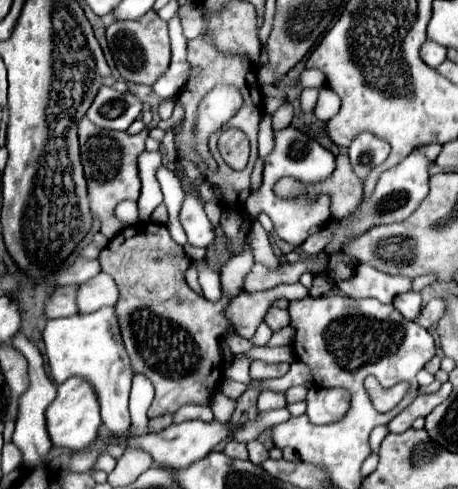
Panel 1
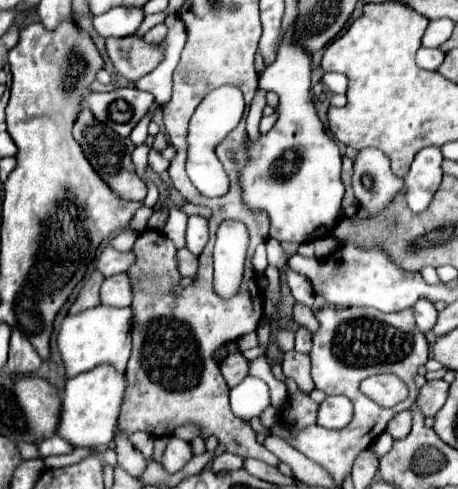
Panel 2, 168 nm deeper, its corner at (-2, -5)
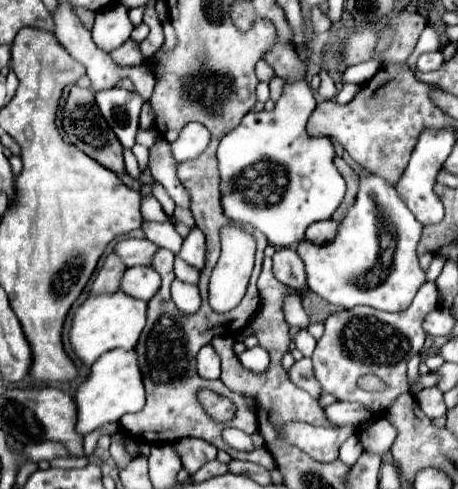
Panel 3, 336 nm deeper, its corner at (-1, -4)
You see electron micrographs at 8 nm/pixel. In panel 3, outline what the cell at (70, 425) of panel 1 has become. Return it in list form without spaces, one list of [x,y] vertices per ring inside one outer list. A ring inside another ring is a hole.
[[[111,350],[97,358],[91,366],[89,376],[81,382],[73,396],[77,404],[77,424],[75,430],[81,436],[87,436],[109,422],[119,422],[123,414],[137,412],[145,404],[145,388],[141,382],[141,372],[135,360],[135,350]]]

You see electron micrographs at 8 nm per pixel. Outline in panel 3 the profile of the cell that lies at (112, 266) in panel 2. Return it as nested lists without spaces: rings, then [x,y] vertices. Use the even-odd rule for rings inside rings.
[[[125,238],[125,240],[119,240],[117,246],[115,246],[115,254],[123,260],[123,264],[127,268],[131,266],[139,266],[139,264],[151,264],[151,256],[155,254],[155,244],[149,242],[147,238]]]

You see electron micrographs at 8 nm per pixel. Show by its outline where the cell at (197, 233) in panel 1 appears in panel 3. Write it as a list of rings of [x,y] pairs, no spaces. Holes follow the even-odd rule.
[[[197,226],[191,228],[189,236],[183,240],[179,256],[187,264],[191,264],[191,266],[195,266],[199,270],[203,268],[203,264],[205,264],[205,236],[203,236],[203,232]]]

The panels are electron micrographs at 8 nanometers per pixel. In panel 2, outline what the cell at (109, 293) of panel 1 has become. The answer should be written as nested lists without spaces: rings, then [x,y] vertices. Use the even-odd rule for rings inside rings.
[[[120,273],[114,277],[108,277],[100,291],[104,305],[114,307],[128,307],[132,303],[132,283],[128,283],[128,275]]]

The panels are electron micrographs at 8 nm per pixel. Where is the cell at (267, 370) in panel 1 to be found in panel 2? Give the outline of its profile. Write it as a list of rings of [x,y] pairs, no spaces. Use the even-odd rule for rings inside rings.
[[[288,351],[282,361],[282,369],[286,377],[292,377],[304,393],[314,391],[314,381],[310,377],[310,357],[304,353]]]

